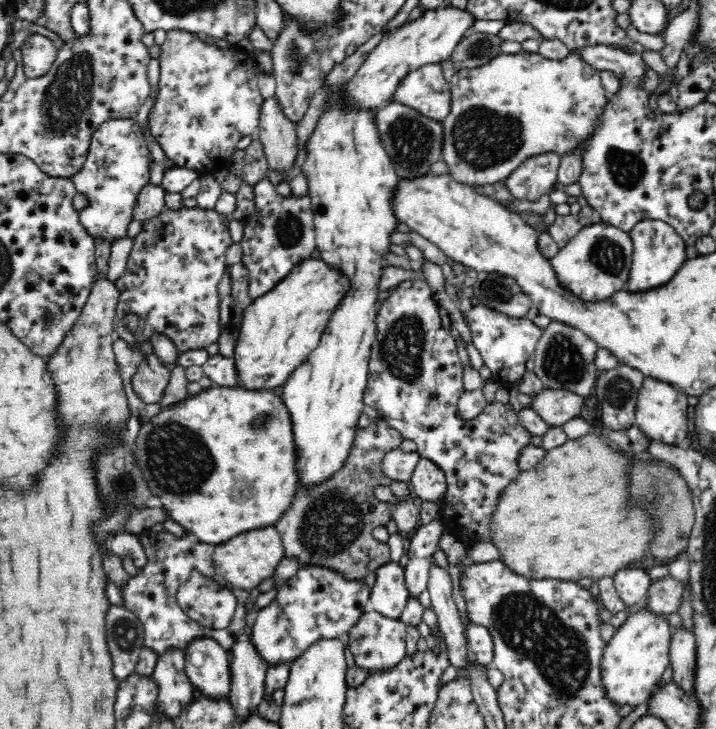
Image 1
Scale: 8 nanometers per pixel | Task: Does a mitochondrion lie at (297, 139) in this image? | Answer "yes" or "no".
no

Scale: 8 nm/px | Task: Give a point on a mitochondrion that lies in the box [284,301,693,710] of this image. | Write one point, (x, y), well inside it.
(530, 627)

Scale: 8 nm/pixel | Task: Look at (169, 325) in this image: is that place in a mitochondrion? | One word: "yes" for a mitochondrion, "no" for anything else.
no

